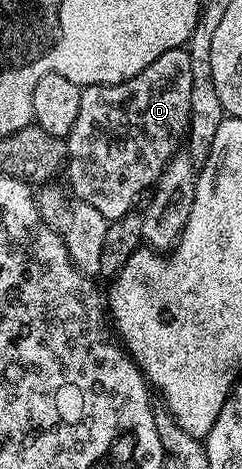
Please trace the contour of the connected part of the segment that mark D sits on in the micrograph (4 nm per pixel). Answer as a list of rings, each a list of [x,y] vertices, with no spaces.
[[[176,47],[175,49],[167,49],[167,53],[163,53],[155,61],[151,61],[151,65],[147,65],[147,69],[143,69],[143,73],[139,73],[135,77],[125,79],[122,83],[95,83],[90,82],[89,88],[86,86],[81,92],[81,100],[79,101],[79,117],[75,117],[75,125],[71,129],[71,133],[67,137],[69,145],[69,161],[67,164],[67,180],[73,186],[73,191],[77,194],[76,198],[80,202],[92,205],[93,208],[99,209],[99,213],[103,213],[103,217],[107,220],[121,219],[123,216],[130,214],[134,210],[133,207],[141,199],[141,194],[148,192],[150,188],[156,184],[161,174],[165,172],[169,162],[173,160],[173,156],[178,154],[180,145],[186,138],[189,129],[189,114],[191,113],[191,57],[185,47]]]

